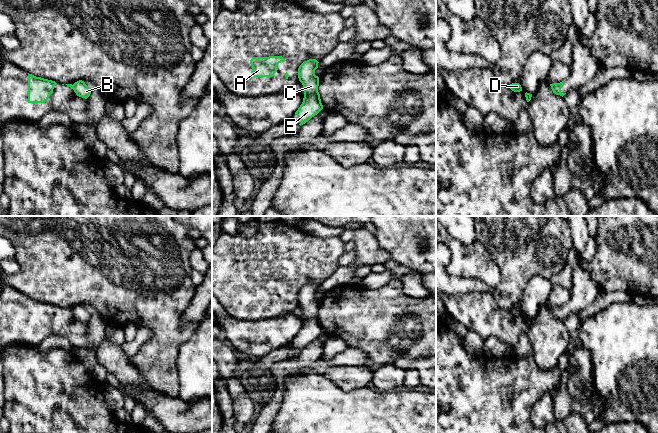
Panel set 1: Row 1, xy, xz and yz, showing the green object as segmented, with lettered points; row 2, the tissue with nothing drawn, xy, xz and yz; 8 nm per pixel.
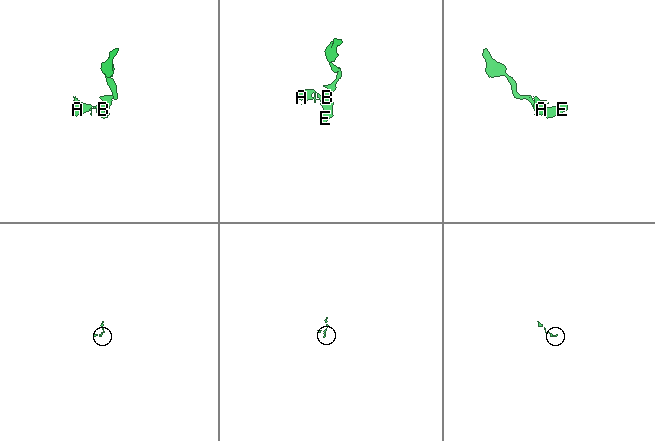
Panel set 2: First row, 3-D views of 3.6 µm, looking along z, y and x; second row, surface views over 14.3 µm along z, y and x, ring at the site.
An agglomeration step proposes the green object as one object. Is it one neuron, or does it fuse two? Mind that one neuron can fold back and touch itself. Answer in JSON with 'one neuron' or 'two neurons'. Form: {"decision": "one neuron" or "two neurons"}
{"decision": "two neurons"}

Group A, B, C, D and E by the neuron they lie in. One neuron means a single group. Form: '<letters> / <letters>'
A / B C D E

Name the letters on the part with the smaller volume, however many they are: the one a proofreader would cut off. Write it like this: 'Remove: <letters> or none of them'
Remove: A

